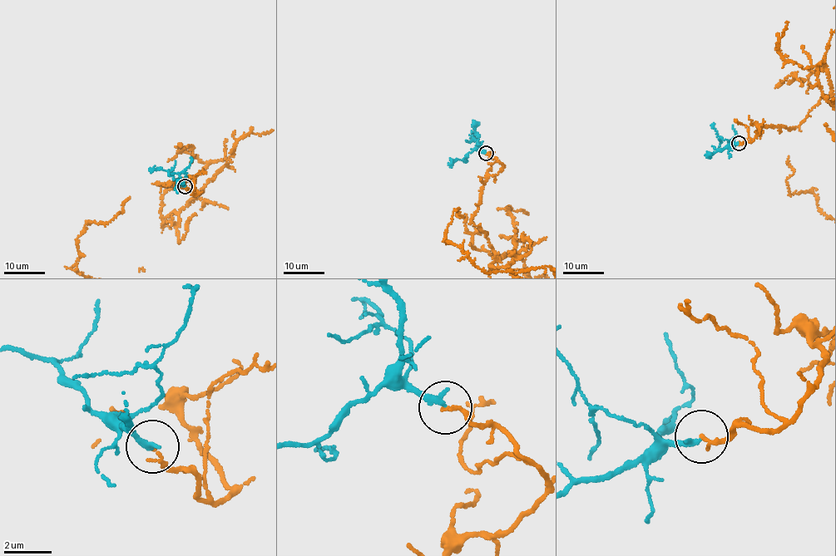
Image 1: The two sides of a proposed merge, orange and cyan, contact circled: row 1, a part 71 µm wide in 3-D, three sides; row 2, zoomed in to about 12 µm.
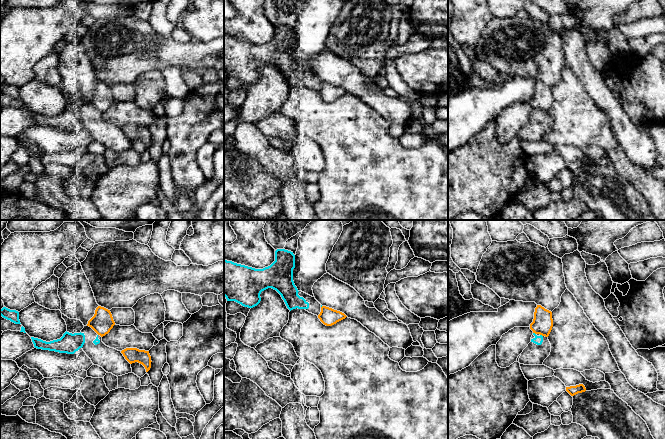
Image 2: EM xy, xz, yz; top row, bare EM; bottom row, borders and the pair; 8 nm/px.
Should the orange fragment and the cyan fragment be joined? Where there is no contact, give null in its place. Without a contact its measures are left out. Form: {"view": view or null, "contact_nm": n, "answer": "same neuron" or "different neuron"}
{"view": "yz", "contact_nm": 30, "answer": "different neuron"}

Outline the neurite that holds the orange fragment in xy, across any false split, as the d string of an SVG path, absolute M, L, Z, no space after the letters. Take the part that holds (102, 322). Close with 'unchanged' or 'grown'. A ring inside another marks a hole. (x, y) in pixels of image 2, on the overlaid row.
M98 306L94 316L88 321L87 326L91 327L101 337L105 336L115 325L110 310Z; unchanged

